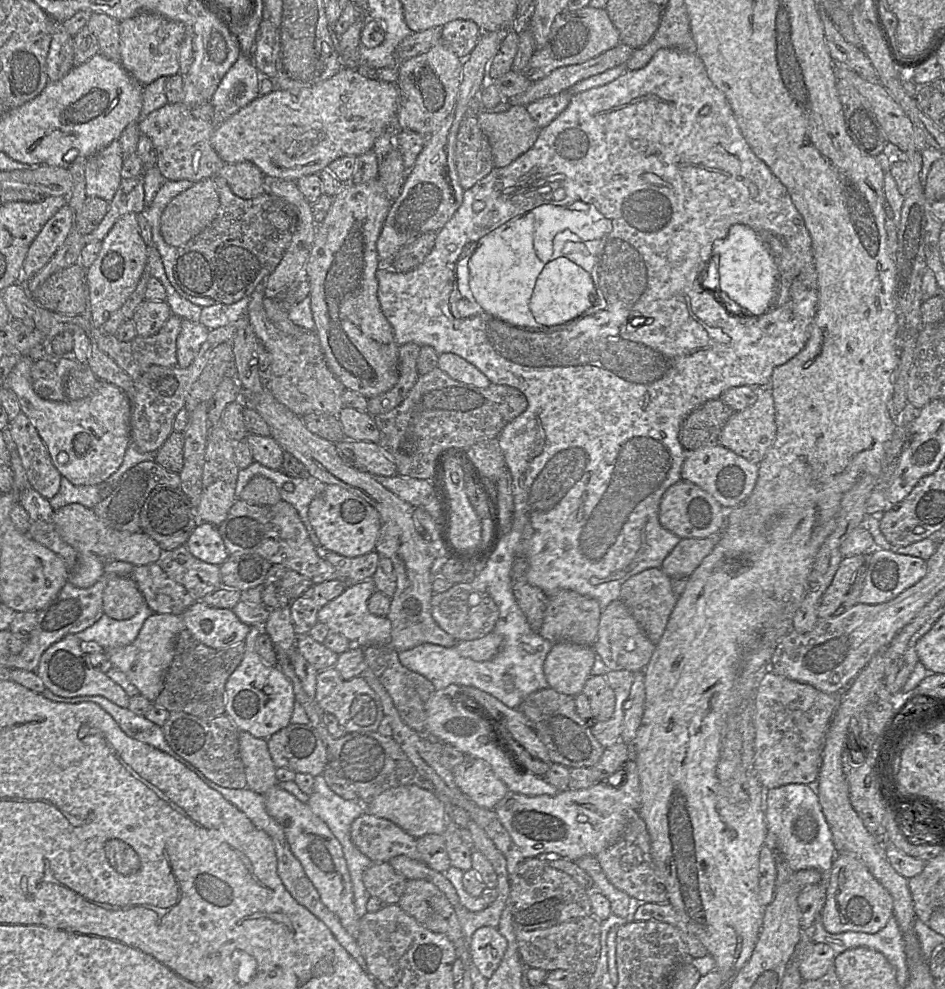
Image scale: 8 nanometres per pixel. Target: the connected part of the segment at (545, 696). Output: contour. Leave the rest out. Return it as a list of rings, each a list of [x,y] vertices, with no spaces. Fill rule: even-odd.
[[[548,686],[529,694],[518,709],[534,724],[552,763],[561,764],[569,769],[591,768],[600,760],[605,748],[577,714],[574,697],[559,693]]]

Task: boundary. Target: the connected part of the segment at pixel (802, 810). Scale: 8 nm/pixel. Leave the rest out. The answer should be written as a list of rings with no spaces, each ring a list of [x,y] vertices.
[[[790,783],[768,789],[766,802],[766,845],[773,848],[777,858],[783,858],[794,872],[811,868],[819,870],[822,874],[820,883],[828,886],[836,849],[814,785]]]

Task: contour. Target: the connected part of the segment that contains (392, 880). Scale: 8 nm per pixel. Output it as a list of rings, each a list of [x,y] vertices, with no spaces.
[[[373,862],[363,874],[363,884],[371,896],[386,904],[397,904],[406,887],[407,879],[389,862]]]

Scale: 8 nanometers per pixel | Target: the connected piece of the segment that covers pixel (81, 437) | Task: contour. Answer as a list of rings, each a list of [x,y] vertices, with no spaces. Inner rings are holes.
[[[23,356],[14,366],[5,380],[5,386],[11,389],[18,398],[21,412],[25,414],[37,429],[45,443],[55,468],[62,477],[74,485],[98,485],[118,470],[123,462],[130,440],[131,405],[129,396],[119,387],[101,381],[98,388],[89,396],[80,400],[51,401],[41,398],[33,389],[31,368],[34,360]],[[61,452],[68,455],[68,462],[60,464],[57,455]]]

